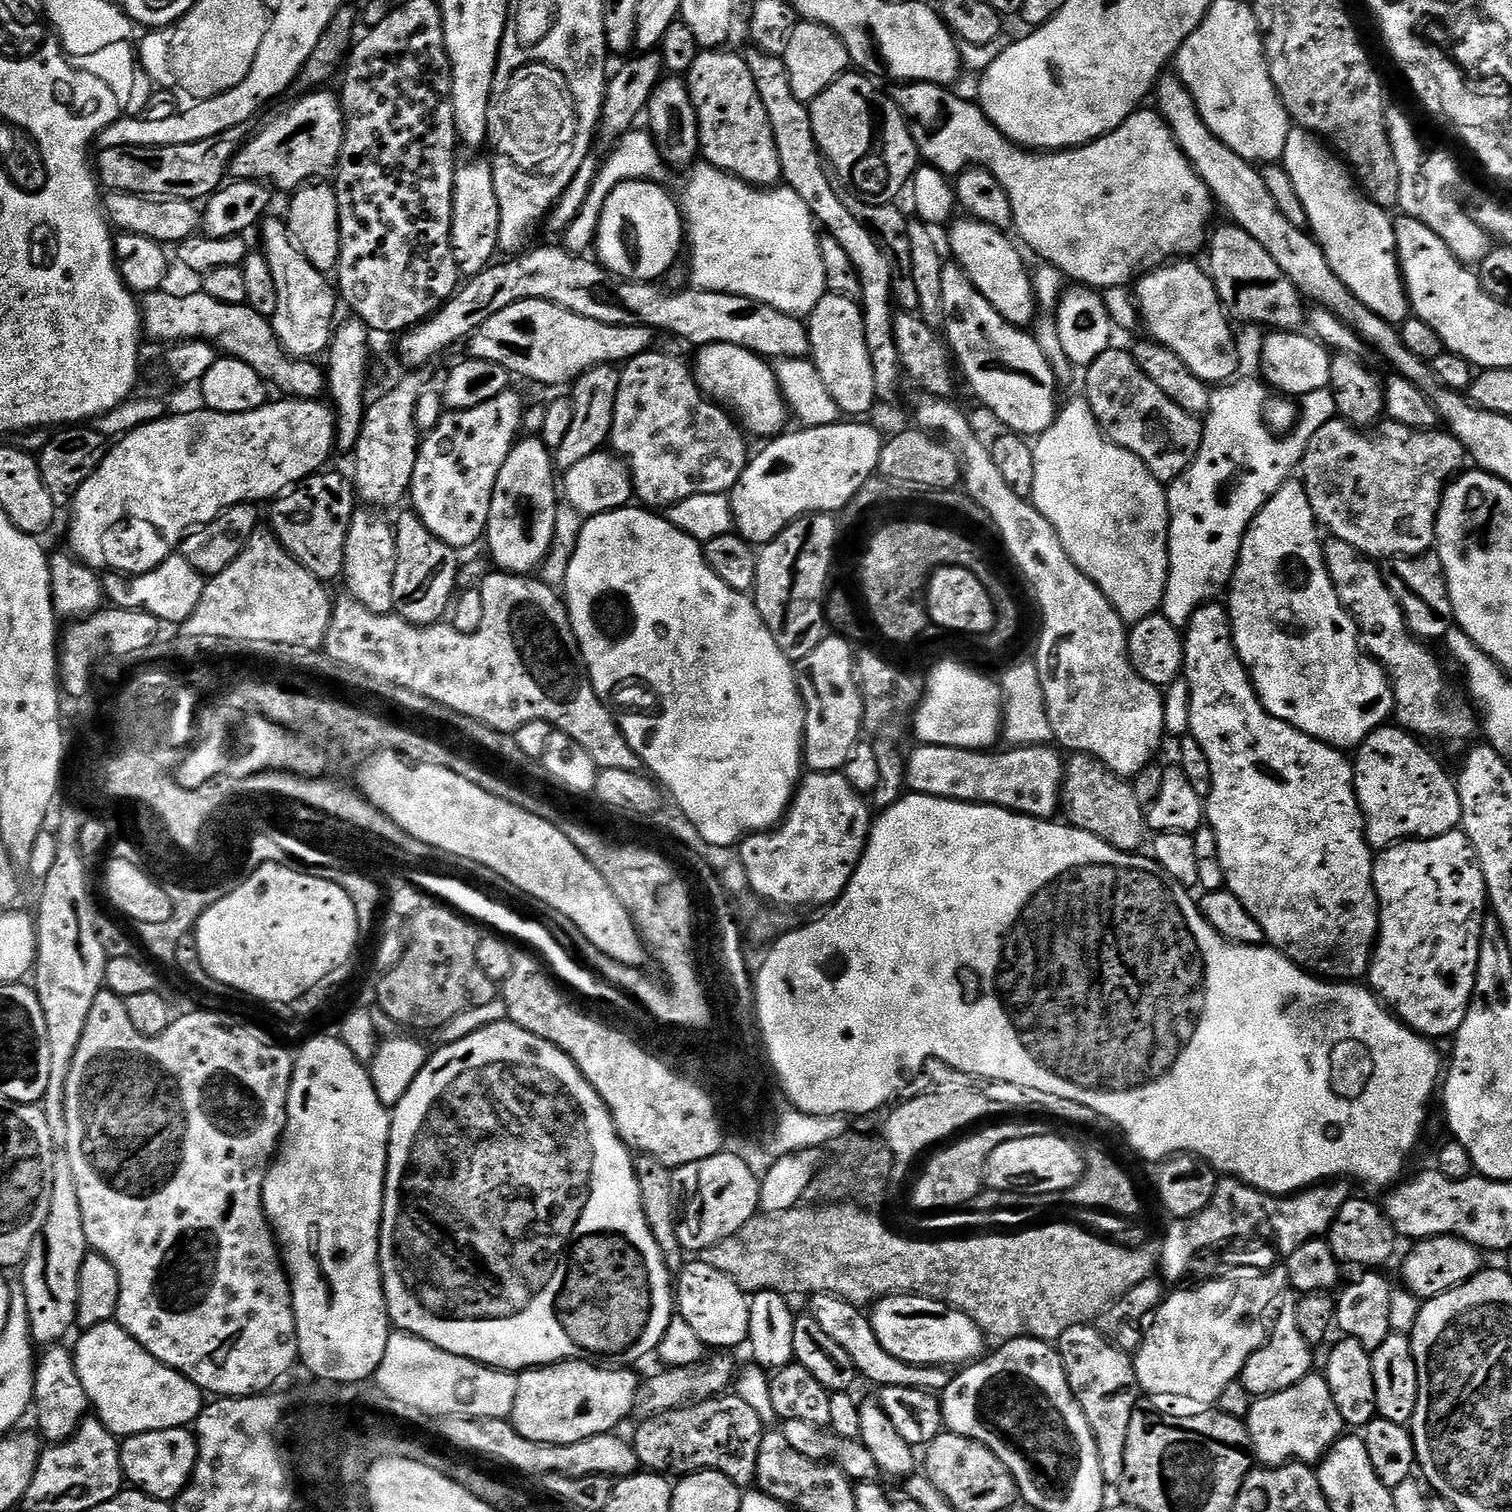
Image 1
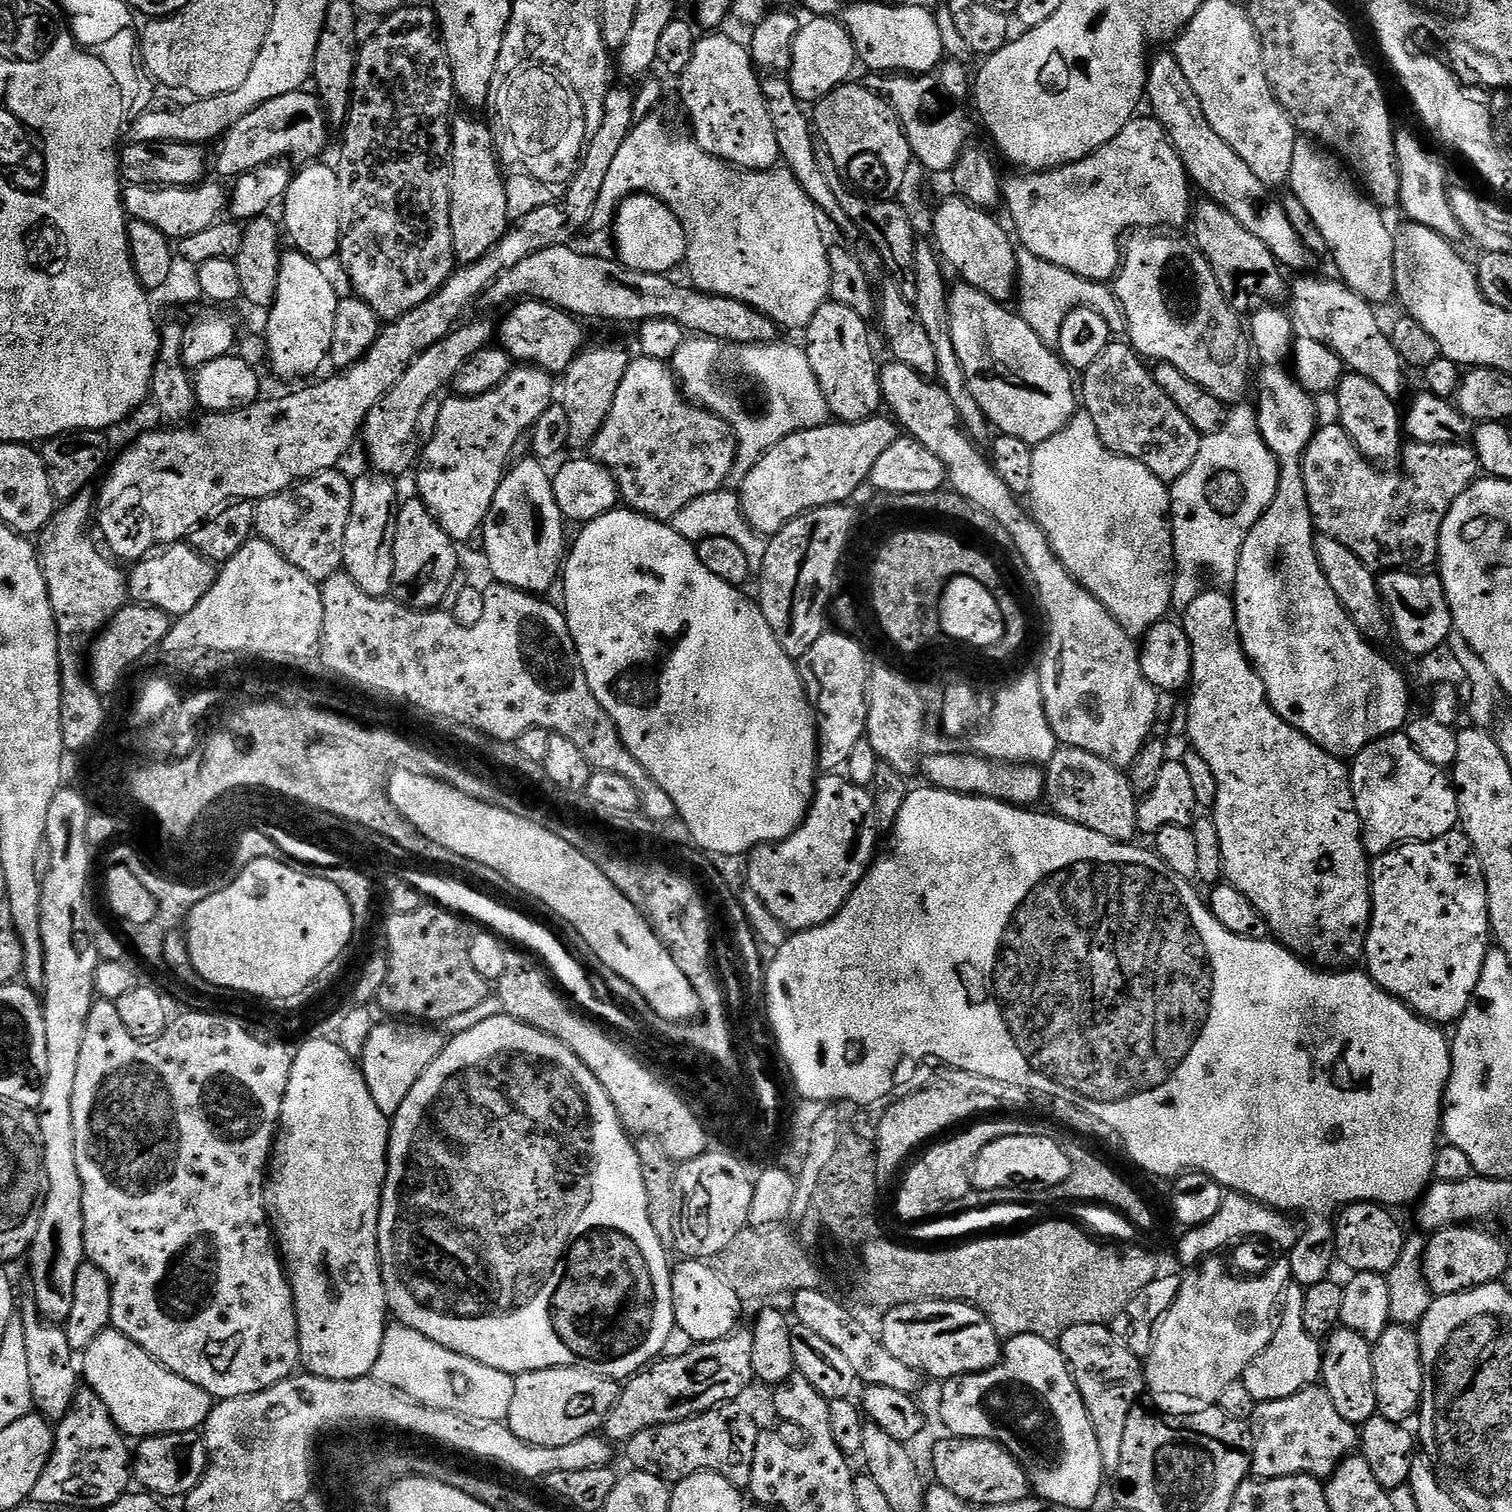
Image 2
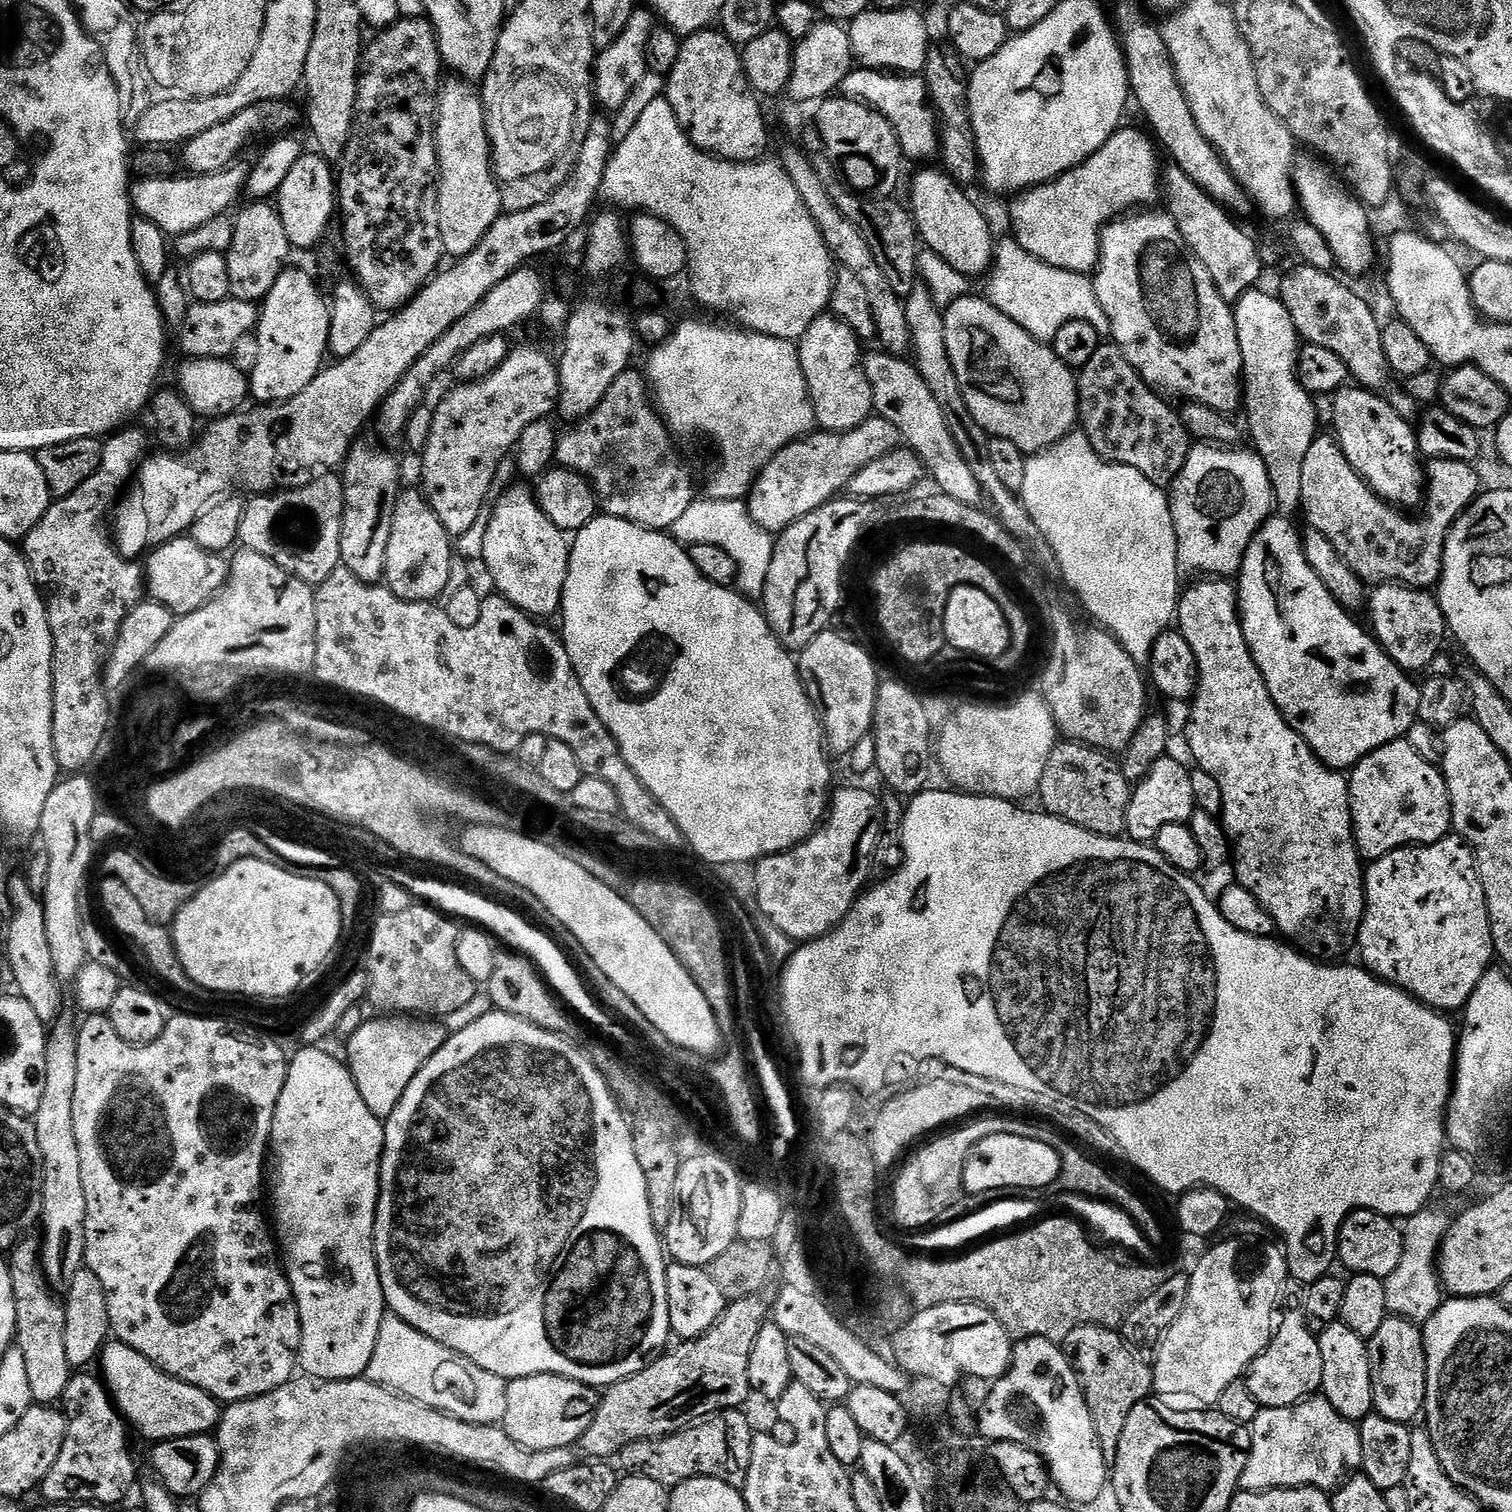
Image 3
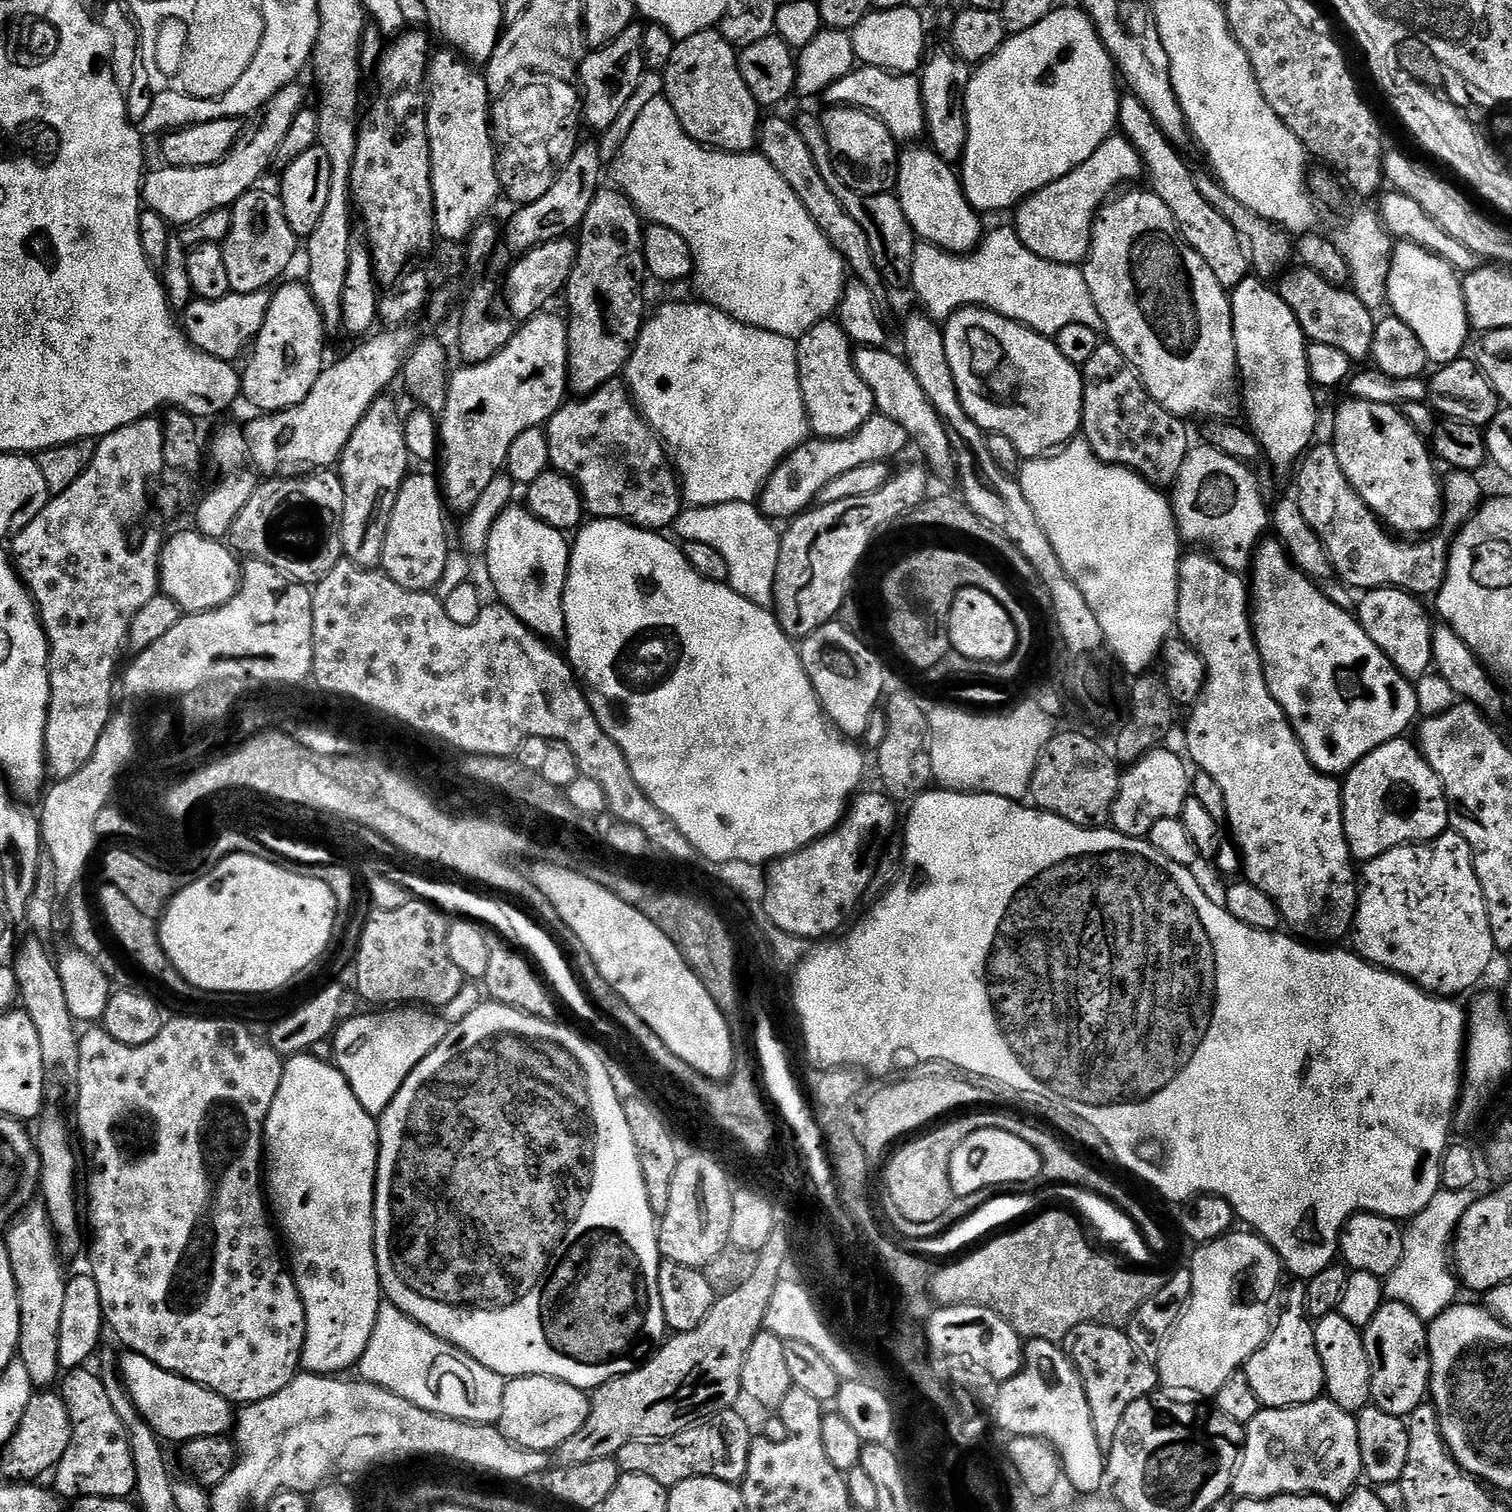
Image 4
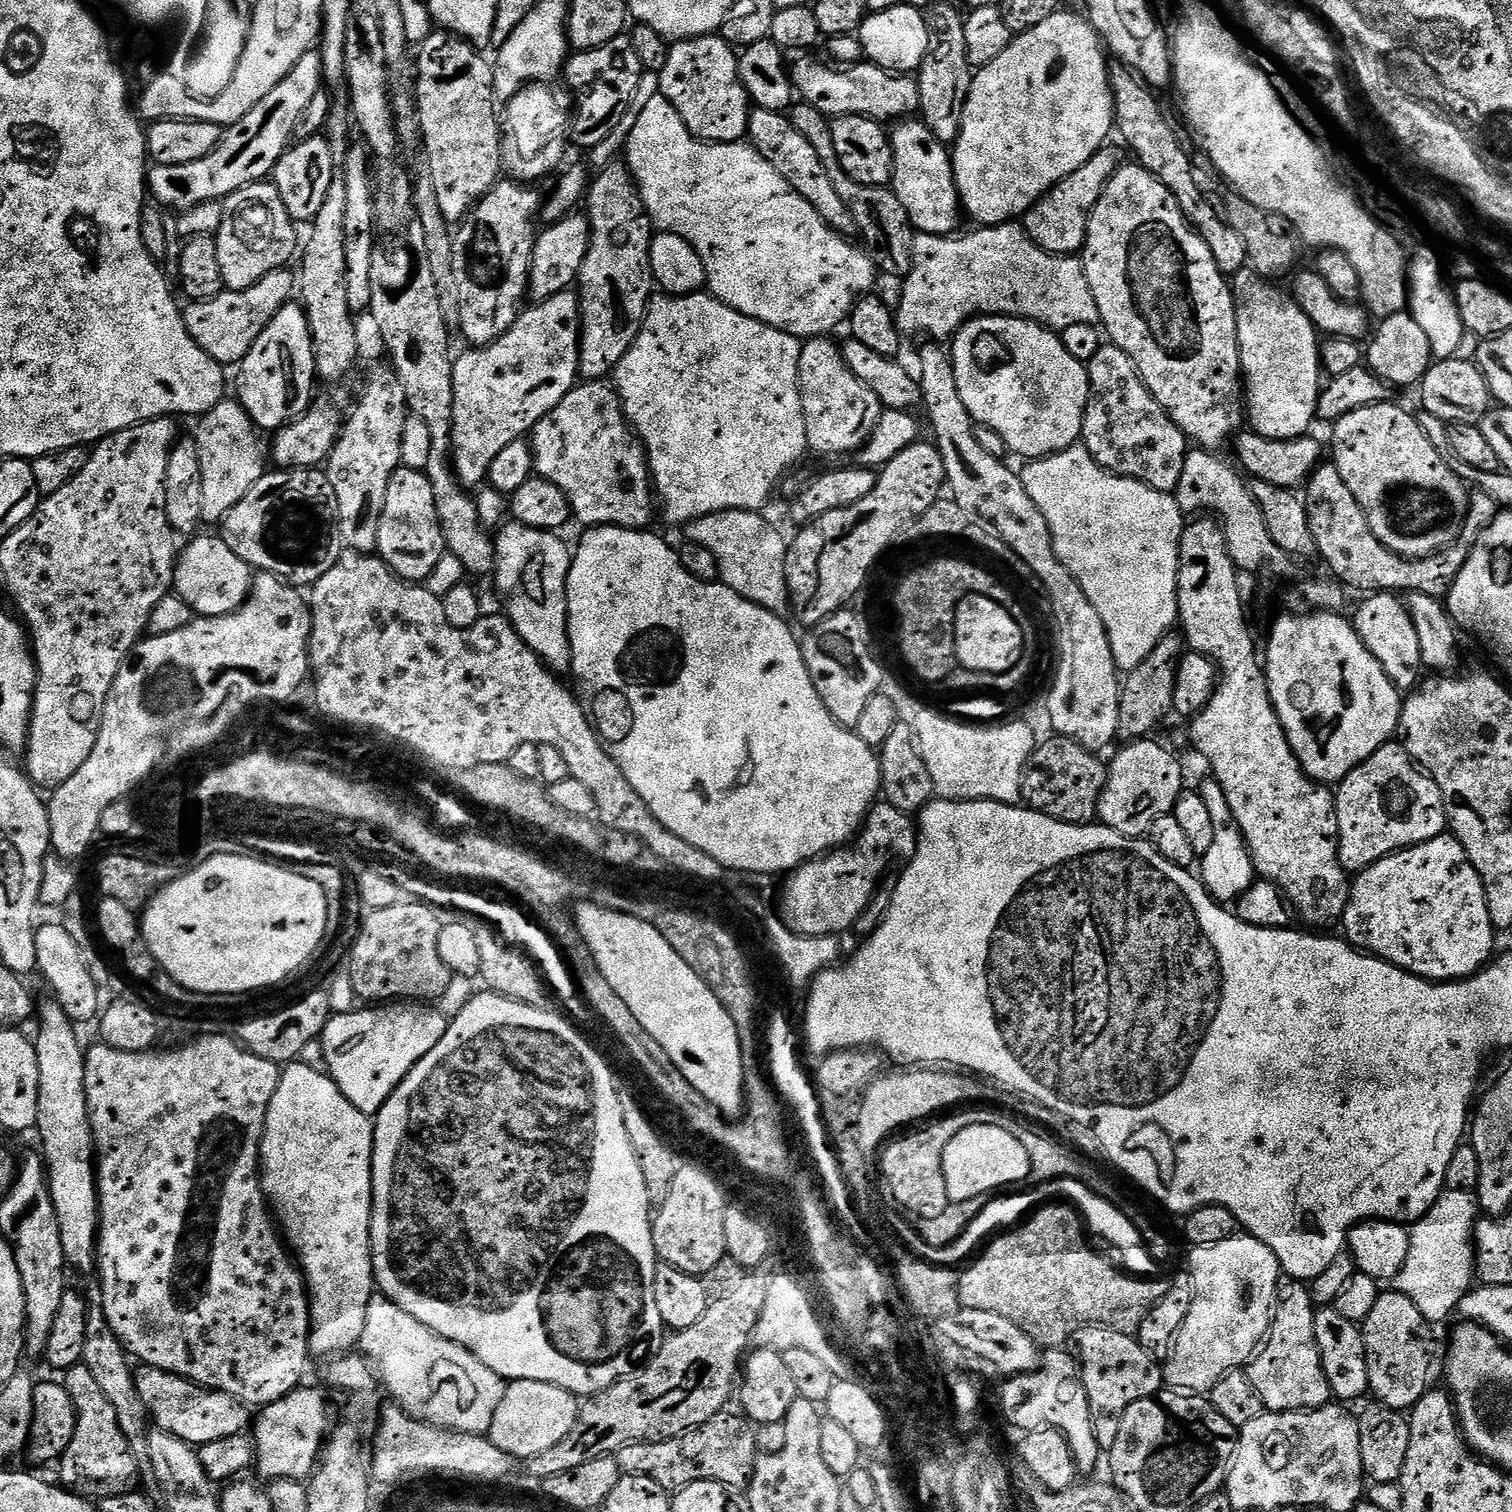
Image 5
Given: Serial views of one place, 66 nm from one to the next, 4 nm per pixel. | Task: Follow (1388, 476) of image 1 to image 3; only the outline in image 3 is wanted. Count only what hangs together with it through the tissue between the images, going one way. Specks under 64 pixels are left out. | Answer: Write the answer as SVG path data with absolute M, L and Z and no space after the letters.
M1317 435L1316 441L1306 453L1306 462L1302 462L1302 498L1300 508L1308 521L1307 527L1318 530L1338 550L1338 554L1358 574L1365 585L1402 584L1410 588L1432 590L1440 583L1440 575L1444 569L1444 546L1452 523L1466 511L1472 501L1480 495L1482 485L1480 476L1473 465L1466 460L1450 458L1432 458L1426 464L1426 504L1428 513L1424 520L1415 520L1412 514L1401 510L1395 504L1387 504L1380 496L1375 496L1370 486L1346 462L1346 454L1342 454L1340 444L1335 435Z

